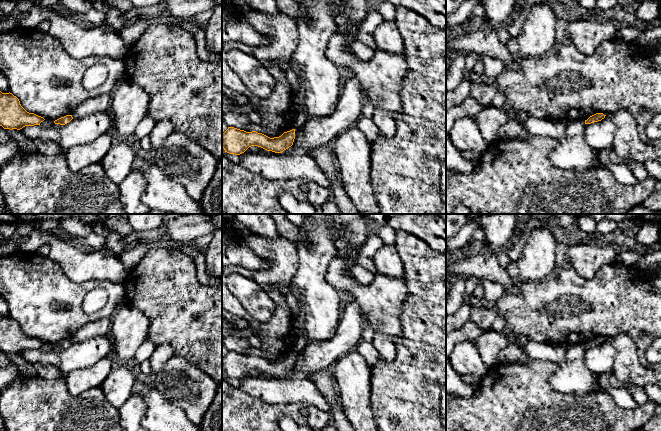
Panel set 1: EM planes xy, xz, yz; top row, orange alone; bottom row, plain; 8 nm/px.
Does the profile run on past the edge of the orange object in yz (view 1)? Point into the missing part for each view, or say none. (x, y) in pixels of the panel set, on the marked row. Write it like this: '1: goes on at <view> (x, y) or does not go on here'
1: does not go on here

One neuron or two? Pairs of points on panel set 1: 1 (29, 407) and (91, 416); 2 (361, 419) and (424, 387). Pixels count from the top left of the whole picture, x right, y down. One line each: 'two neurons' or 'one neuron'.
1: one neuron
2: two neurons

